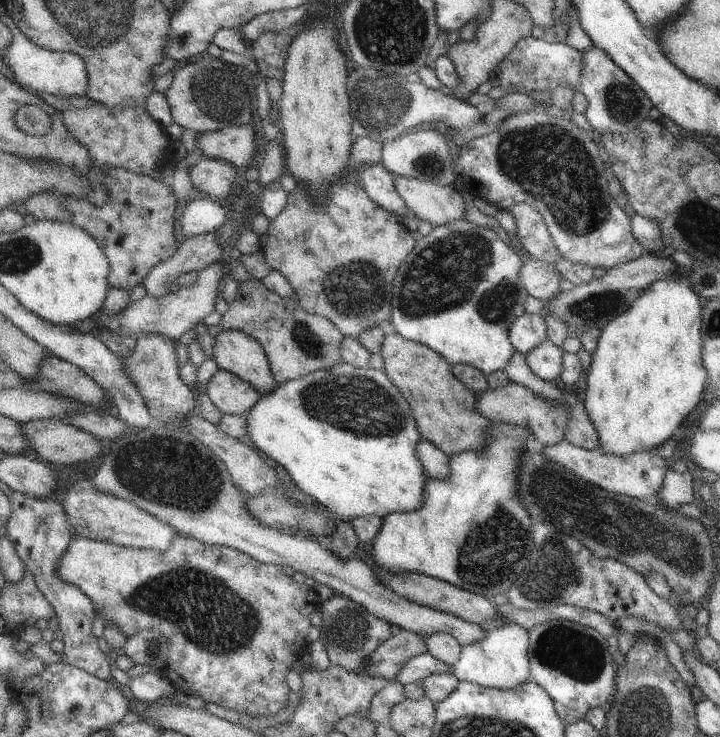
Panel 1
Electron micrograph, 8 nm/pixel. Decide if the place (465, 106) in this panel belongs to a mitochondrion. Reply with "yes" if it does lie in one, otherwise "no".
no

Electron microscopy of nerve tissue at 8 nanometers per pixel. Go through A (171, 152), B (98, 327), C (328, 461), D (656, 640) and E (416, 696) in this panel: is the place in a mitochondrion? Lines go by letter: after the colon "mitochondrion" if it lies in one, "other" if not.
A: other
B: other
C: other
D: other
E: other

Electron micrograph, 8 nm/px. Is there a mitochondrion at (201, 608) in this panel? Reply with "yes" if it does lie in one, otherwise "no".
yes

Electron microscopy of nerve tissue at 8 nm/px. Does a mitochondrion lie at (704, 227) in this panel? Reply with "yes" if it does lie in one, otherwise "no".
yes

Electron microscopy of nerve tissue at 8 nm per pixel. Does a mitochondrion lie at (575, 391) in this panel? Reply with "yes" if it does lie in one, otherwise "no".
no

